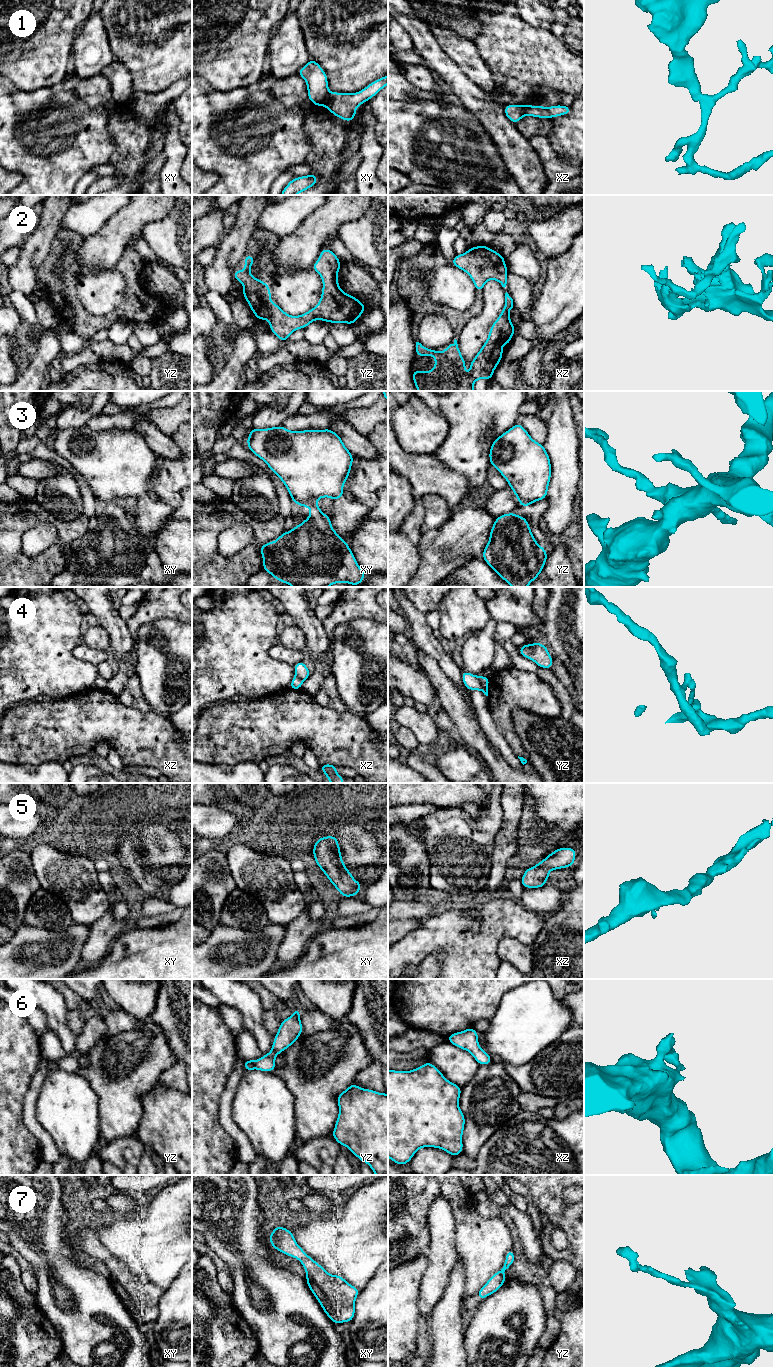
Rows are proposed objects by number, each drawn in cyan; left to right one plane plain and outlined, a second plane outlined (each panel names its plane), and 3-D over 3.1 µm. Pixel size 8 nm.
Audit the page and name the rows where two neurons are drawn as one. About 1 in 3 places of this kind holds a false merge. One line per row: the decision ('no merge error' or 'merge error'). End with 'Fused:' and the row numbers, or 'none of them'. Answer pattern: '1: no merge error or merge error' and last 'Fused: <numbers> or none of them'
1: merge error
2: no merge error
3: merge error
4: merge error
5: no merge error
6: no merge error
7: no merge error
Fused: 1, 3, 4

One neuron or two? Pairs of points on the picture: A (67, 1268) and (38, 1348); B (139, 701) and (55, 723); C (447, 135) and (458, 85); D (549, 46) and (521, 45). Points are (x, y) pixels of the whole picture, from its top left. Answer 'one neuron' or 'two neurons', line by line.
A: two neurons
B: two neurons
C: two neurons
D: one neuron

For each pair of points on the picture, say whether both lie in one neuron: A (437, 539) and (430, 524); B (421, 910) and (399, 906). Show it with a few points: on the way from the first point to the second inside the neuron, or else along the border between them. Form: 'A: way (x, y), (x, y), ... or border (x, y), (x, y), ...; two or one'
A: border (451, 514), (440, 526), (422, 533); two
B: way (416, 909), (404, 909); one

